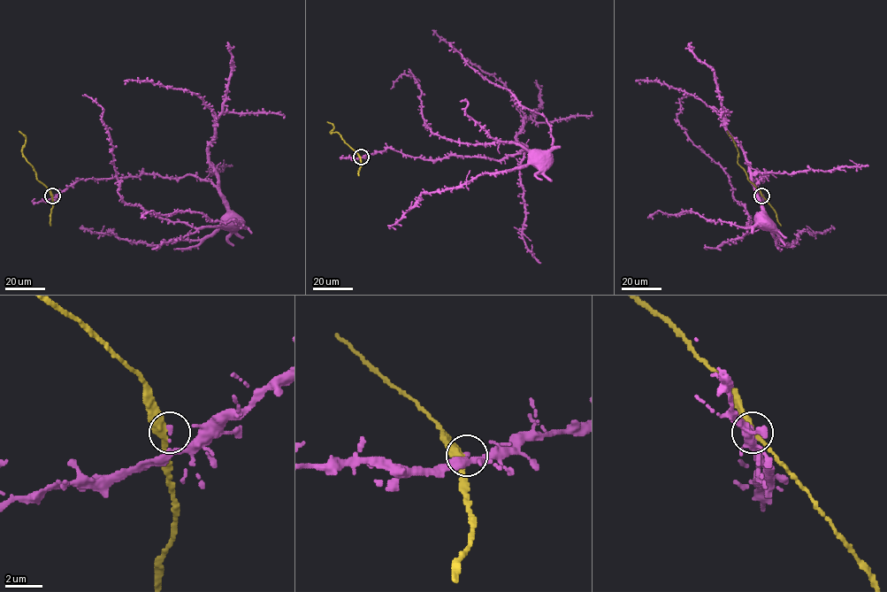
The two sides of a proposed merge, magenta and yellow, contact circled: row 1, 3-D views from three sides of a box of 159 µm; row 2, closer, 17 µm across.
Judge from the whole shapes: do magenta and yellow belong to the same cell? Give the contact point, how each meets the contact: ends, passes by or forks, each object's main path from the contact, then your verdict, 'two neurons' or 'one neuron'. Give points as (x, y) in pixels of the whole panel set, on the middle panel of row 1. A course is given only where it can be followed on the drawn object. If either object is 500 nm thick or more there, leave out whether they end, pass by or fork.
place (361, 157); magenta ends; yellow passes by; course magenta (361, 157), (388, 148), (413, 157), (437, 160), (451, 155), (499, 160), (523, 150), (533, 156), (544, 155); course yellow (360, 157), (338, 133), (330, 133), (334, 126), (327, 122); two neurons

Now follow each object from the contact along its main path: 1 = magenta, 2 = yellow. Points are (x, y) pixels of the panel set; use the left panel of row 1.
1: (52, 196), (56, 197), (80, 180), (142, 173), (177, 178), (191, 174), (210, 180), (236, 218)
2: (52, 196), (37, 180), (33, 167), (23, 155), (26, 137), (19, 131)

